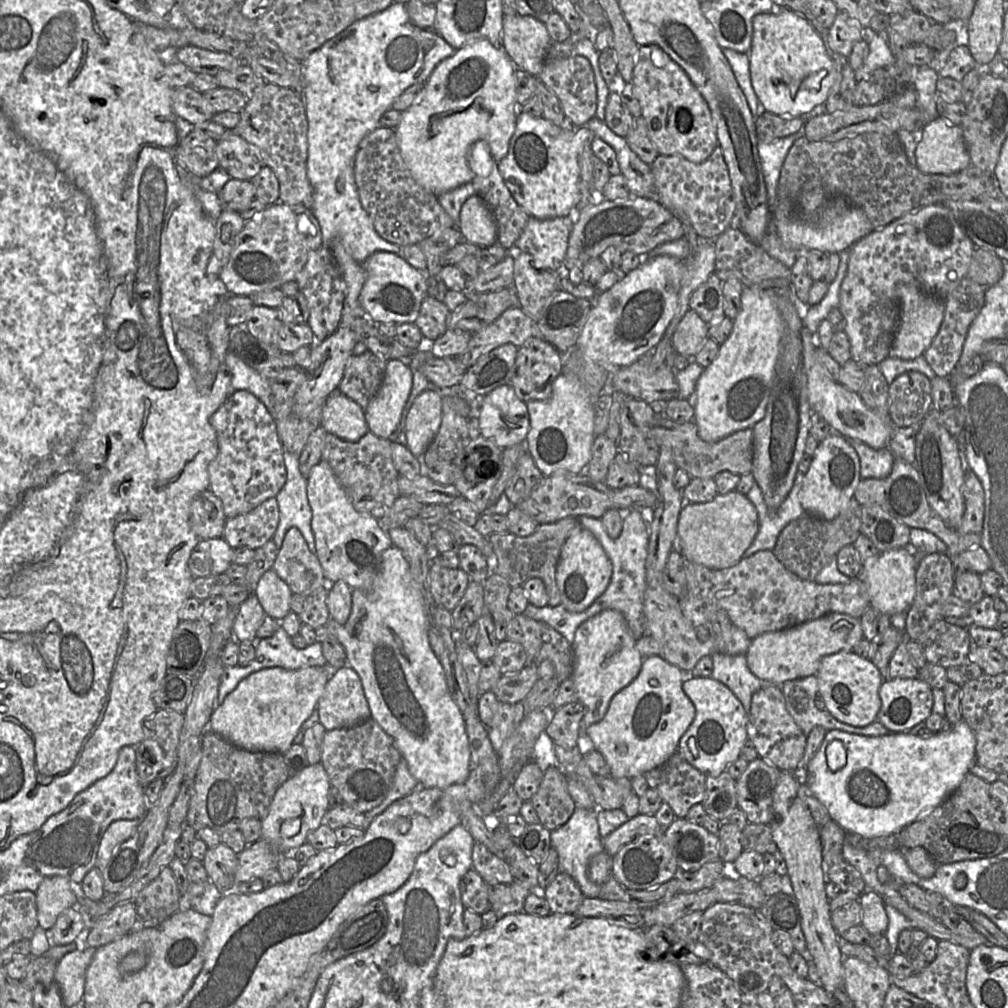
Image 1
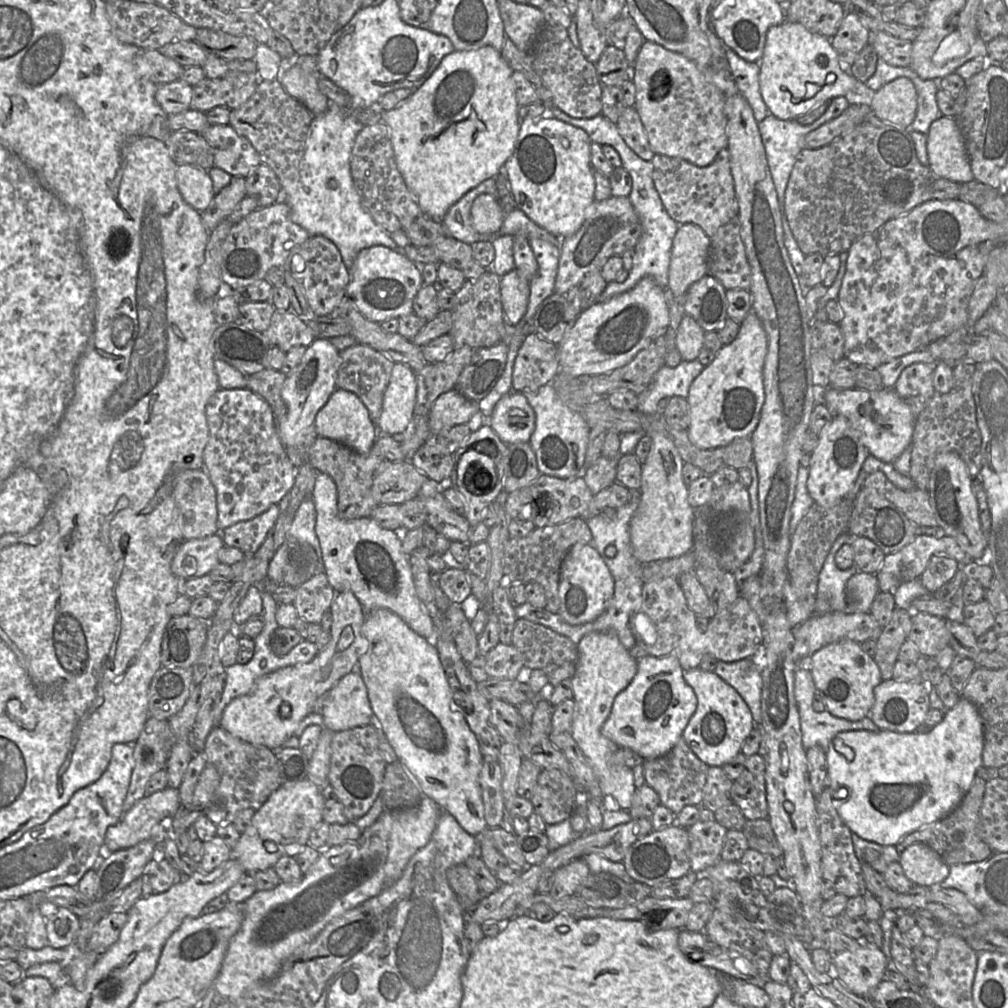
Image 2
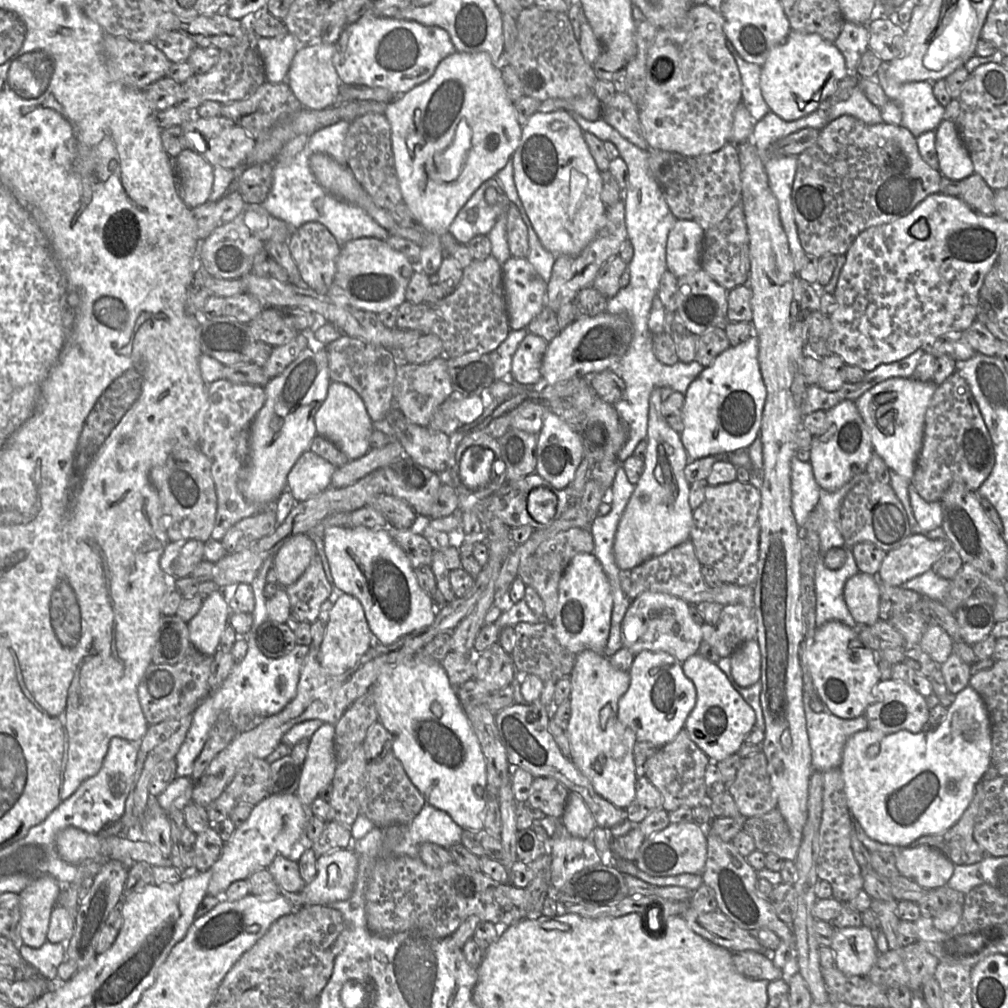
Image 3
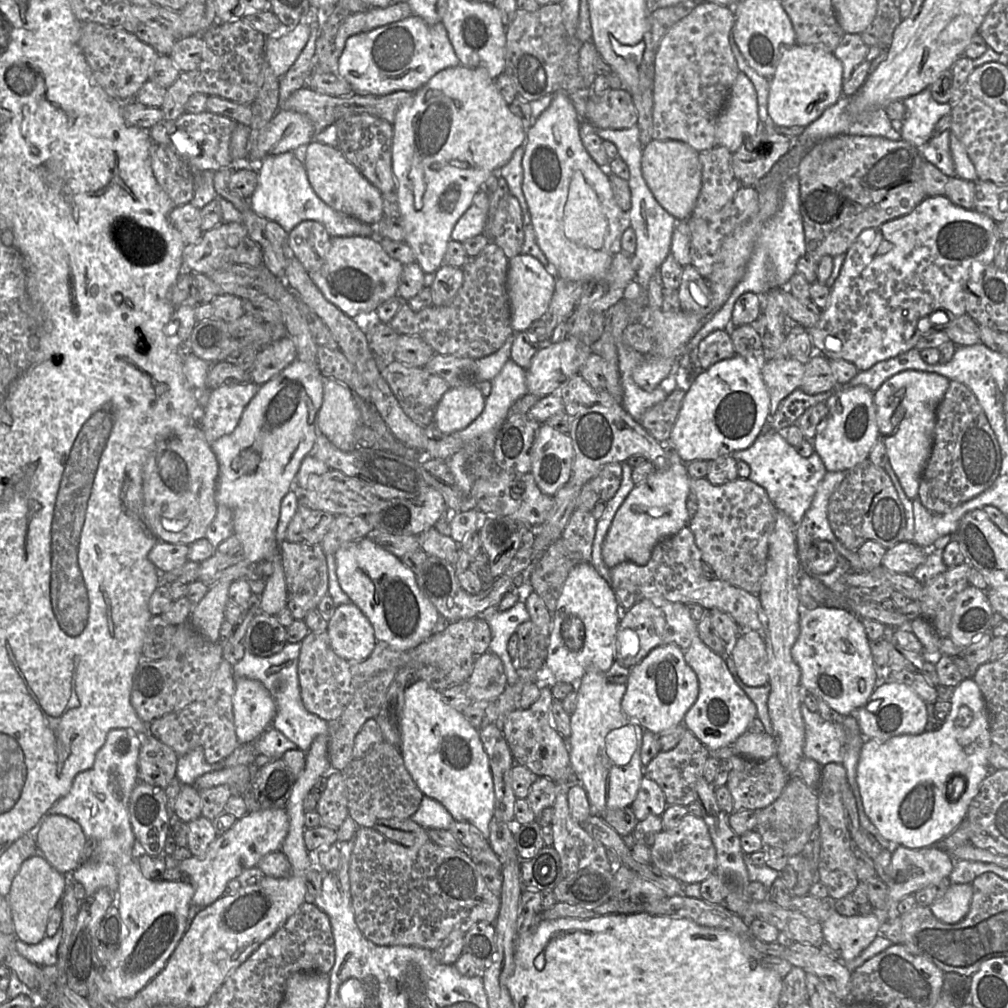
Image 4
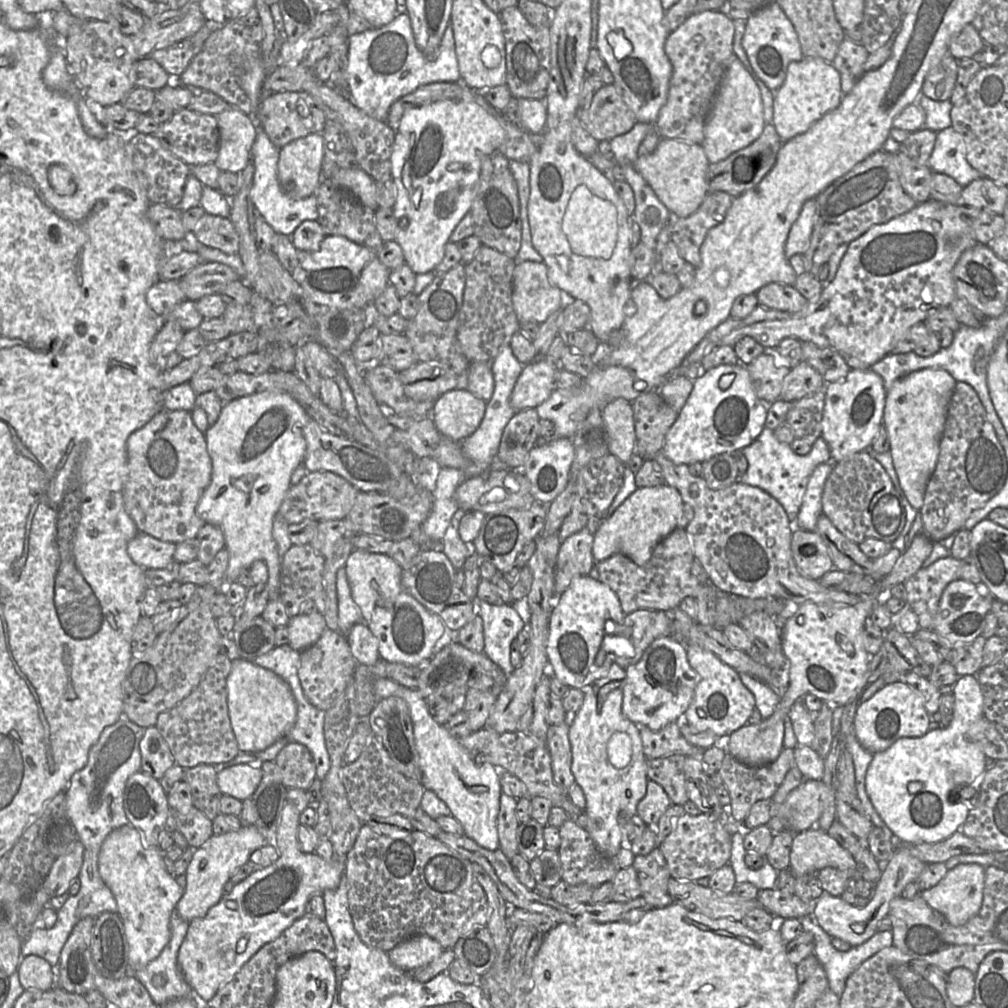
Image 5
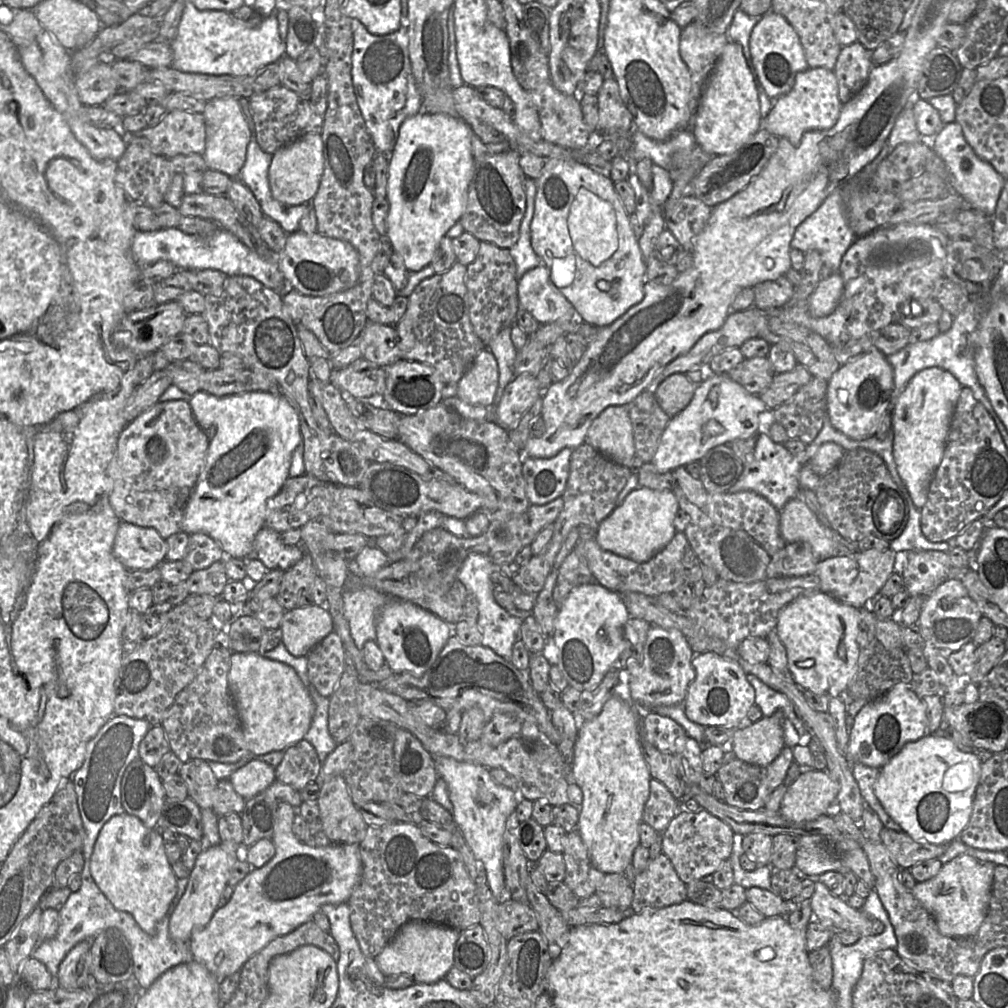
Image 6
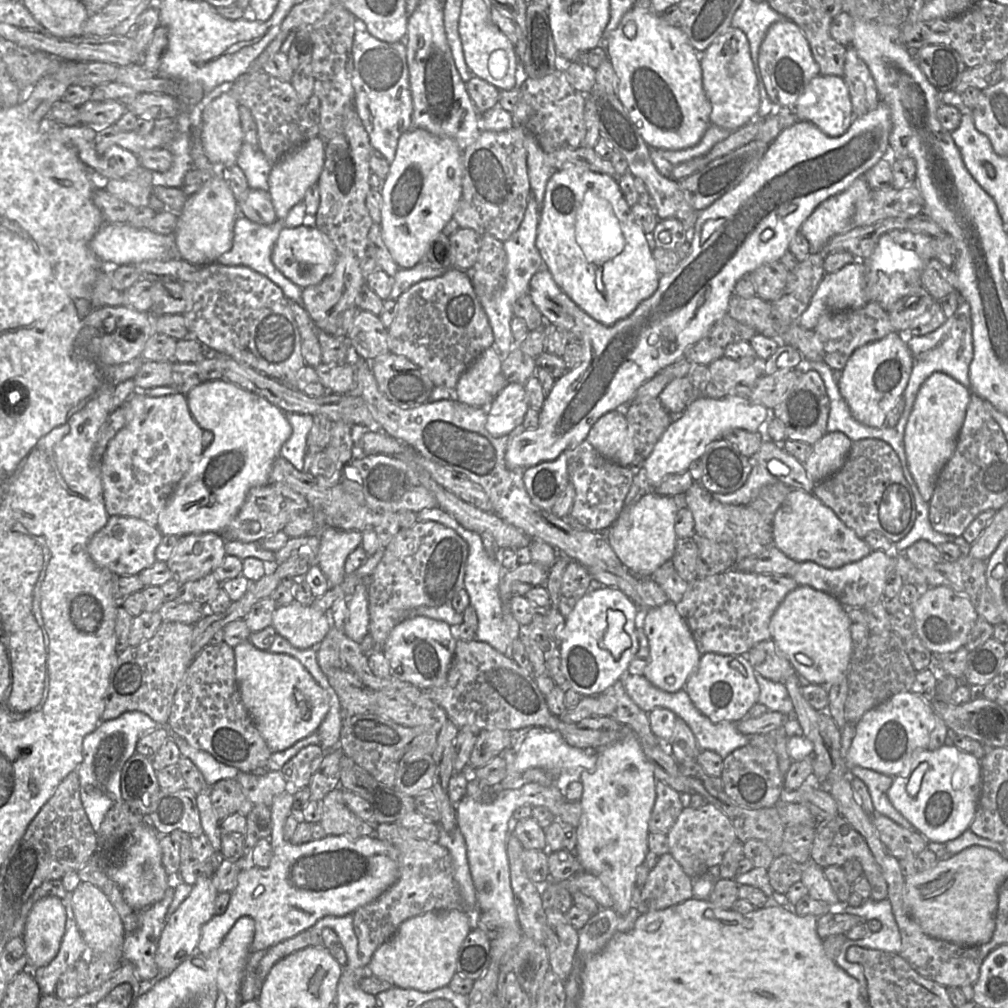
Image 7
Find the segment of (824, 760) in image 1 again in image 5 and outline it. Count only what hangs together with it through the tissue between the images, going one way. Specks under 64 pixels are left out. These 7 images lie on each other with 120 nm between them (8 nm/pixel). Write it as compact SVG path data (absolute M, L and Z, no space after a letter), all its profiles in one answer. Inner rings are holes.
M975 675L959 676L955 684L953 685L954 712L950 724L943 729L929 730L925 735L921 737L902 737L896 740L889 748L884 751L873 753L872 761L868 767L866 773L865 787L867 795L869 796L874 808L893 832L896 841L899 844L915 844L915 843L937 843L947 839L953 835L956 831L961 830L961 826L965 822L969 811L972 807L972 802L977 797L977 793L980 790L981 784L984 779L984 775L987 770L986 756L981 749L978 742L974 742L969 736L969 729L978 719L984 717L983 706L983 693L980 684Z

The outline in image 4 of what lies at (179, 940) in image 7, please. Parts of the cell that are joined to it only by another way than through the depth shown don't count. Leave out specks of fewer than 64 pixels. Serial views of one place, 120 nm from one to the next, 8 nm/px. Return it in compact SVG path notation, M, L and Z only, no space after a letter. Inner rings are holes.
M285 808L250 812L238 819L223 835L217 836L203 857L191 856L178 861L172 856L164 856L166 869L177 867L182 873L187 873L189 884L194 888L191 904L205 908L224 895L229 881L246 869L256 867L267 854L281 851L288 830L289 818Z

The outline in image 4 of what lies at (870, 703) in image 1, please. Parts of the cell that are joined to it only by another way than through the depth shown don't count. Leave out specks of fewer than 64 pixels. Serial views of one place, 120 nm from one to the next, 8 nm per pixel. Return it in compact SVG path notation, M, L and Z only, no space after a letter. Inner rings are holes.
M800 605L800 633L791 655L801 671L801 687L820 696L835 713L854 714L876 687L877 667L869 642L861 619L854 612L826 606L801 610Z

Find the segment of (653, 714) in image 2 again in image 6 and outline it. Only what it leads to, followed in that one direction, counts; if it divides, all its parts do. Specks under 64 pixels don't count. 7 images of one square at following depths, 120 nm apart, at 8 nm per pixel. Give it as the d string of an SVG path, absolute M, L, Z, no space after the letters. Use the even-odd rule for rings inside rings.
M652 625L648 631L643 651L643 661L638 668L628 671L627 685L634 704L641 709L684 704L690 683L695 679L692 666L694 652L685 636L677 629Z

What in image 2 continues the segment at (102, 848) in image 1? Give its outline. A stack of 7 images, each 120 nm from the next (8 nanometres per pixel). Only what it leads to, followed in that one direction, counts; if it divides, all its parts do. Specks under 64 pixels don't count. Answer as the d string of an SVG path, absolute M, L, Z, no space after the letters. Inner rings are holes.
M170 786L153 794L145 795L122 816L118 823L108 827L104 840L106 853L126 849L143 840L165 835L166 825L172 820L180 804L179 790Z

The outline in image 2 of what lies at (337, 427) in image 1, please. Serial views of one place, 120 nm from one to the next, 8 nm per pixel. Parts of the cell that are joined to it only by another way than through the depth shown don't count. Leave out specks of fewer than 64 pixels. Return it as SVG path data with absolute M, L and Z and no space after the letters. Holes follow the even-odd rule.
M336 388L327 403L315 417L314 426L318 436L337 441L359 454L367 454L378 437L377 427L361 399L354 393Z

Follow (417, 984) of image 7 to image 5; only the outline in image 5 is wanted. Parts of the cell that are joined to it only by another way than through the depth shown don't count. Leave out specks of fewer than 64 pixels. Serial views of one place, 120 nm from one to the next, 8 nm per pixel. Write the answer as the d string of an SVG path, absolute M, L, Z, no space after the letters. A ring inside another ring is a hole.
M426 935L412 936L387 952L390 962L403 971L417 970L438 958L444 948Z

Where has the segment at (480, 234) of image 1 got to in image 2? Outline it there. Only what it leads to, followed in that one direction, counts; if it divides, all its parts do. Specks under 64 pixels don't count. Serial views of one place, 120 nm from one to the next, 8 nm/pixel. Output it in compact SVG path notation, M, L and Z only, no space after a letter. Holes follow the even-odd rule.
M488 193L480 194L474 200L470 214L473 228L481 235L497 234L505 216L498 197Z

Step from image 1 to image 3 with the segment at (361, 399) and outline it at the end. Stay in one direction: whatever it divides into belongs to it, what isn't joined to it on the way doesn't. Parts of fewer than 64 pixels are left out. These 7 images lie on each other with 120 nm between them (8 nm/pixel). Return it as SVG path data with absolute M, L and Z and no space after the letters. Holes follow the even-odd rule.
M347 335L327 344L325 350L331 381L344 383L354 389L364 401L372 422L385 419L393 407L393 385L398 364L395 351Z

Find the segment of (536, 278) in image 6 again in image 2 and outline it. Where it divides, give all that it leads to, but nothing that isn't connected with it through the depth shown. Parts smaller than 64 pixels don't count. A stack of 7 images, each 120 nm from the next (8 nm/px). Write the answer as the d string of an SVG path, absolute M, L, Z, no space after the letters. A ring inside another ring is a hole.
M513 269L501 277L500 291L504 317L510 326L516 326L527 310L530 281Z

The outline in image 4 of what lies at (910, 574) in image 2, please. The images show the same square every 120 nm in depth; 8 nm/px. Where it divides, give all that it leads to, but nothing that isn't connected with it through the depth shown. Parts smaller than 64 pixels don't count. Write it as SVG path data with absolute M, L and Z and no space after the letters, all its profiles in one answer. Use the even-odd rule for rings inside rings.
M902 541L886 551L882 565L896 573L912 574L926 561L929 549L931 548L921 547L914 542Z

